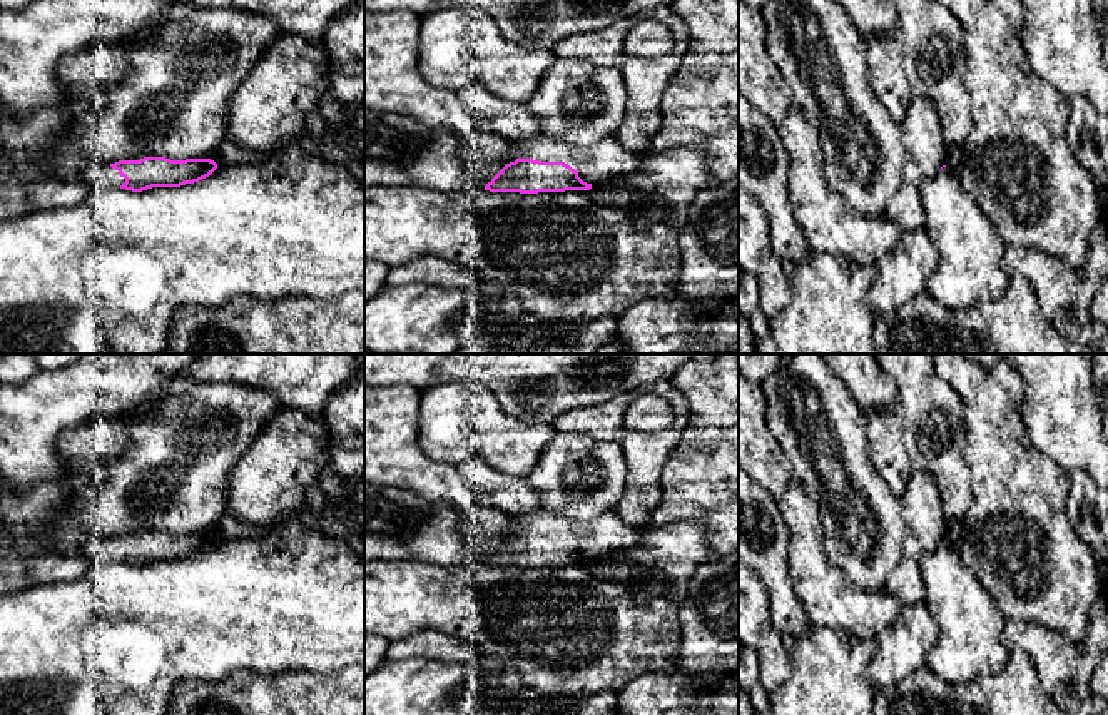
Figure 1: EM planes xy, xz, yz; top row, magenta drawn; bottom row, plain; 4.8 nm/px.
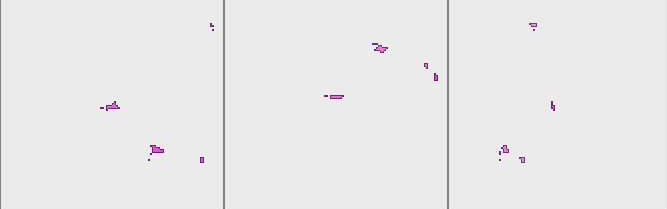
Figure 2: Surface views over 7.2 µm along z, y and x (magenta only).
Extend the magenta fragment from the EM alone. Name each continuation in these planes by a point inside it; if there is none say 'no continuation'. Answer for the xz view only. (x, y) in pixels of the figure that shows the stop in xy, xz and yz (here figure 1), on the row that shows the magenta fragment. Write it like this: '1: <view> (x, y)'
1: xz (607, 159)

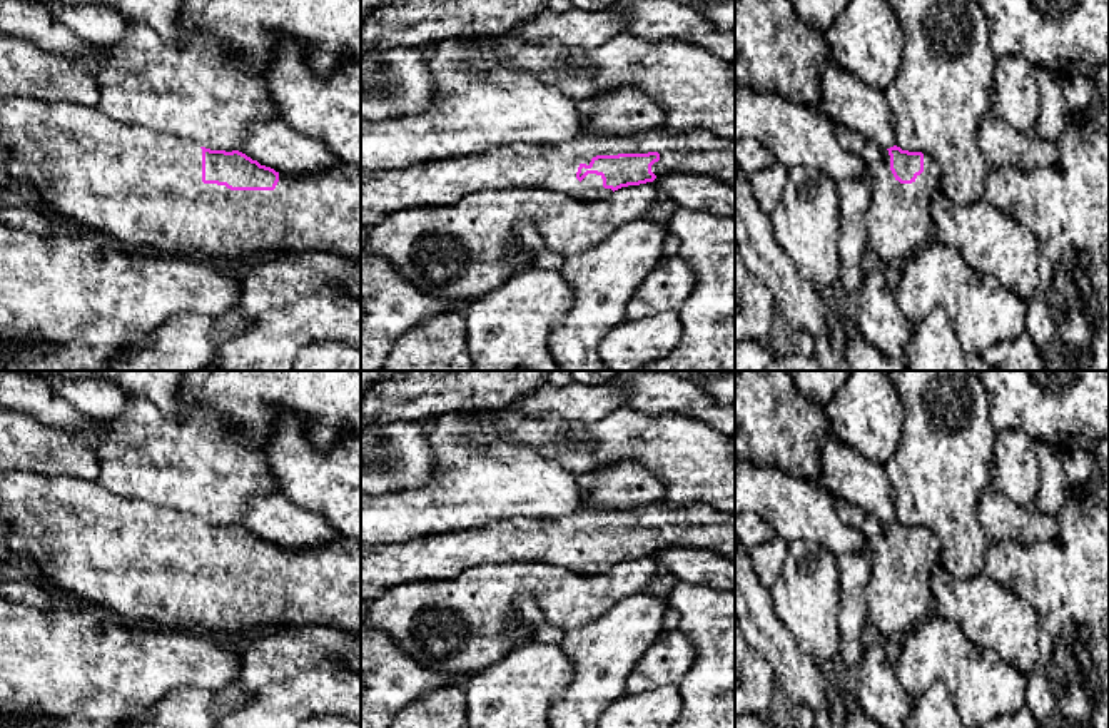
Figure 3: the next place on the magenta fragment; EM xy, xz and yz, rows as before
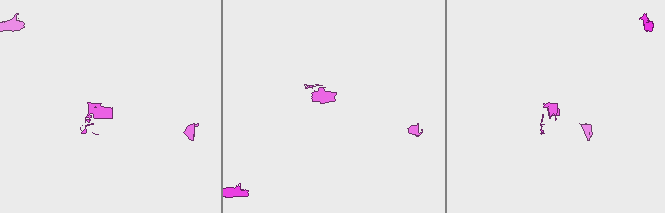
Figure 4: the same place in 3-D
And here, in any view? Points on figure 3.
1: xz (518, 166)

